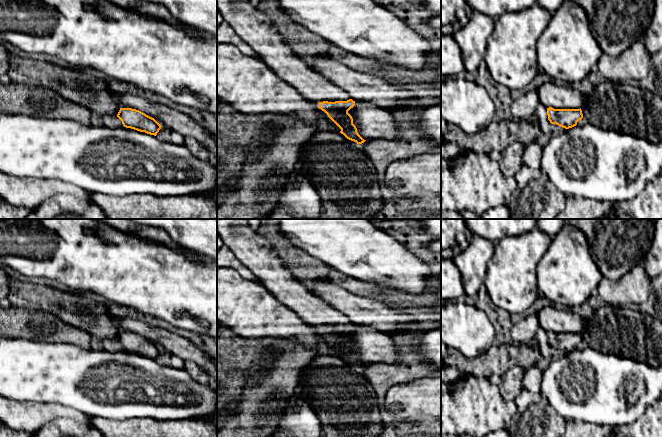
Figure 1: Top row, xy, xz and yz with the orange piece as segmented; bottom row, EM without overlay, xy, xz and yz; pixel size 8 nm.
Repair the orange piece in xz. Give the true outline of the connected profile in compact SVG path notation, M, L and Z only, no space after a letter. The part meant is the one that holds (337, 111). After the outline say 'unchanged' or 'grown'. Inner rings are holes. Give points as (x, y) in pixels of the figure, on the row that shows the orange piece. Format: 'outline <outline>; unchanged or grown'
outline M217 0L217 8L239 37L247 43L278 76L295 87L307 100L318 103L318 108L341 129L340 133L347 139L362 144L364 140L353 124L353 118L348 111L354 107L355 101L339 87L335 86L320 74L307 66L306 62L295 52L293 47L283 38L273 25L270 14L257 9L249 0Z; grown

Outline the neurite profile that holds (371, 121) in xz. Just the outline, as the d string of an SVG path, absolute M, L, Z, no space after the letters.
M355 101L348 113L353 118L353 124L358 134L364 140L384 138L389 140L402 139L399 132L399 122L389 112L374 103Z

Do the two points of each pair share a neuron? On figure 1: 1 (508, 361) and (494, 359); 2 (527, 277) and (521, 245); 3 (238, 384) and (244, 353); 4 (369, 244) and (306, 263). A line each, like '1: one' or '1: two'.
1: one
2: one
3: one
4: two

